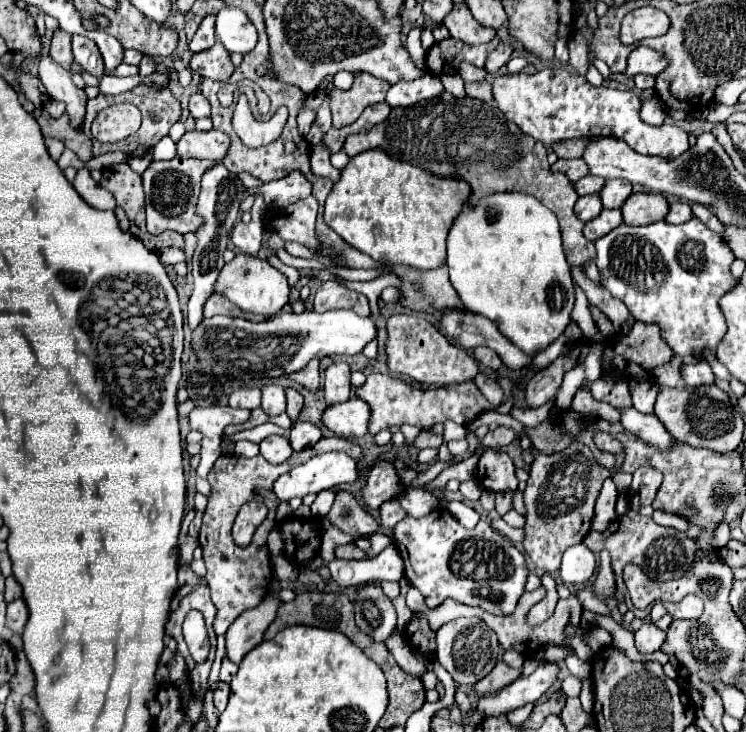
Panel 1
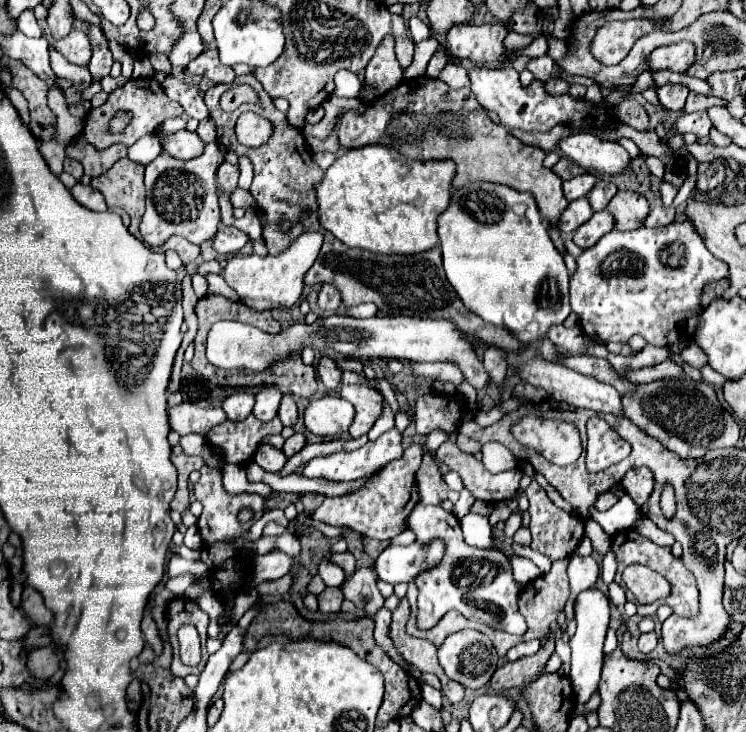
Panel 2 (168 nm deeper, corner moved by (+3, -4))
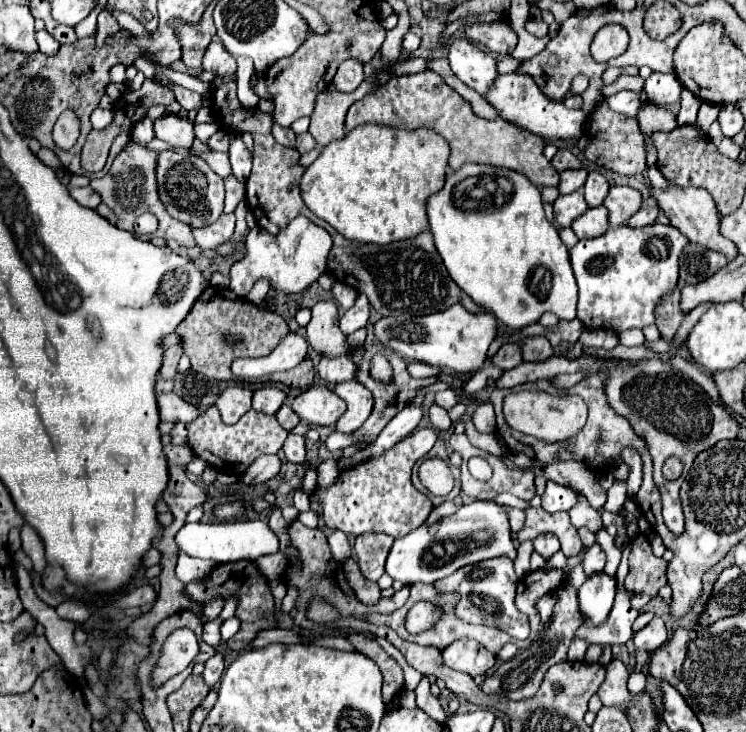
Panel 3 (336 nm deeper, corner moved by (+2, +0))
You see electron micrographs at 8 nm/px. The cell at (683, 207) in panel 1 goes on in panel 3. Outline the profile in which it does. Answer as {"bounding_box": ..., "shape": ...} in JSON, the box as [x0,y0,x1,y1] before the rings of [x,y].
{"bounding_box":[625,206,659,226],"shape":[[[651,206],[651,208],[641,208],[639,212],[635,212],[625,224],[627,226],[649,226],[649,224],[653,224],[655,222],[655,218],[657,218],[657,214],[659,214],[659,208],[657,206]]]}

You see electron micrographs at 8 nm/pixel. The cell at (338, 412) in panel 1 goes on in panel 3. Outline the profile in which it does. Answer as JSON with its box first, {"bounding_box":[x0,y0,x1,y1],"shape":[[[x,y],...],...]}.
{"bounding_box":[293,384,345,426],"shape":[[[313,384],[295,396],[293,412],[309,424],[331,426],[343,416],[345,402],[331,388]]]}

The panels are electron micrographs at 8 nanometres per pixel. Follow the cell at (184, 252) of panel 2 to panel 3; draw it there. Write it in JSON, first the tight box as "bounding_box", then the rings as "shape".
{"bounding_box":[91,142,195,248],"shape":[[[129,142],[113,160],[113,166],[109,168],[109,172],[99,178],[99,180],[91,180],[91,188],[95,192],[99,192],[103,204],[107,204],[115,216],[117,216],[117,228],[133,232],[133,224],[137,220],[137,216],[141,216],[143,212],[151,212],[157,216],[159,220],[159,228],[157,228],[157,236],[161,238],[173,238],[177,240],[181,246],[191,248],[195,246],[191,228],[179,220],[175,220],[173,216],[167,214],[163,202],[159,200],[159,192],[157,192],[157,178],[155,178],[155,166],[157,166],[157,152],[147,150],[145,146],[139,146],[135,142]]]}

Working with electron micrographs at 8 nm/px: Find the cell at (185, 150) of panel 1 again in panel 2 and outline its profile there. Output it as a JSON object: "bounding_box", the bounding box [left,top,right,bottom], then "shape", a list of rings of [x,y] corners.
{"bounding_box":[162,130,206,160],"shape":[[[180,130],[168,138],[164,138],[162,148],[178,158],[178,160],[192,160],[196,156],[200,156],[204,152],[206,142],[196,134],[196,132],[188,132],[188,130]]]}

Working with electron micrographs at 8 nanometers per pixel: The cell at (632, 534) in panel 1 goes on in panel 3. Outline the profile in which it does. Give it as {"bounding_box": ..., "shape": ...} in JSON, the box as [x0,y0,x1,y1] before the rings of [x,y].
{"bounding_box":[625,534,667,596],"shape":[[[639,534],[631,546],[629,574],[625,578],[625,588],[631,594],[645,592],[649,596],[657,596],[659,588],[667,584],[665,568],[667,562],[663,558],[653,556],[649,540],[643,534]]]}

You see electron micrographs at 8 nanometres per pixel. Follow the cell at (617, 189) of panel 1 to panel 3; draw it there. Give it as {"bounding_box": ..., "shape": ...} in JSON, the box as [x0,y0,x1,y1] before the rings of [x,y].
{"bounding_box":[583,172,609,206],"shape":[[[589,172],[587,182],[583,186],[583,196],[585,196],[587,204],[589,206],[601,206],[607,192],[609,192],[609,184],[607,184],[605,176],[601,176],[599,172]]]}

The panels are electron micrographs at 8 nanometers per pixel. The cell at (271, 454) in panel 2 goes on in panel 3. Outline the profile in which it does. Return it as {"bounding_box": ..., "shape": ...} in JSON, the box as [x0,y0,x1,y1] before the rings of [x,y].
{"bounding_box":[241,456,281,486],"shape":[[[261,456],[257,458],[249,470],[245,470],[245,474],[241,476],[241,482],[247,484],[247,486],[257,486],[257,484],[263,484],[267,482],[269,478],[277,476],[281,468],[281,462],[277,456]]]}

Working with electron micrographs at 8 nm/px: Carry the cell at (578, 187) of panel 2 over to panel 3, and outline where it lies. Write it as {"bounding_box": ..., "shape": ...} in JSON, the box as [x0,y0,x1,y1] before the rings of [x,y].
{"bounding_box":[557,168,587,194],"shape":[[[585,168],[565,170],[565,172],[561,172],[561,180],[559,180],[557,190],[559,190],[561,194],[571,194],[571,192],[583,188],[585,178],[587,178],[587,170],[585,170]]]}

